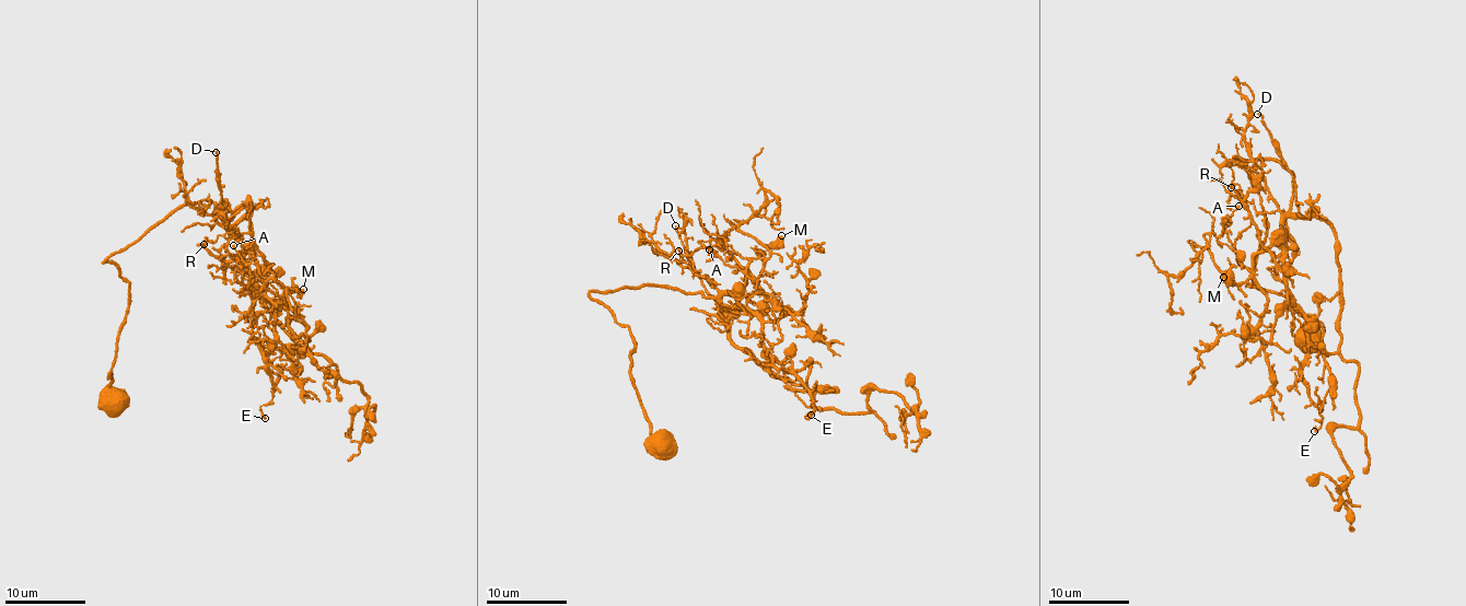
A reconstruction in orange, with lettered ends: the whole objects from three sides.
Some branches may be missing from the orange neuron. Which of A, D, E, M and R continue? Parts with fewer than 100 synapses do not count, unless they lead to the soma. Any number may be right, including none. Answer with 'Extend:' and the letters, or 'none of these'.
Extend: none of these

